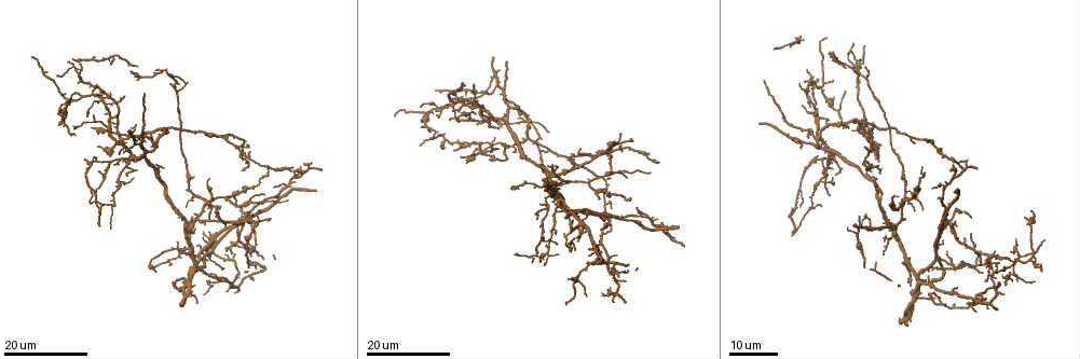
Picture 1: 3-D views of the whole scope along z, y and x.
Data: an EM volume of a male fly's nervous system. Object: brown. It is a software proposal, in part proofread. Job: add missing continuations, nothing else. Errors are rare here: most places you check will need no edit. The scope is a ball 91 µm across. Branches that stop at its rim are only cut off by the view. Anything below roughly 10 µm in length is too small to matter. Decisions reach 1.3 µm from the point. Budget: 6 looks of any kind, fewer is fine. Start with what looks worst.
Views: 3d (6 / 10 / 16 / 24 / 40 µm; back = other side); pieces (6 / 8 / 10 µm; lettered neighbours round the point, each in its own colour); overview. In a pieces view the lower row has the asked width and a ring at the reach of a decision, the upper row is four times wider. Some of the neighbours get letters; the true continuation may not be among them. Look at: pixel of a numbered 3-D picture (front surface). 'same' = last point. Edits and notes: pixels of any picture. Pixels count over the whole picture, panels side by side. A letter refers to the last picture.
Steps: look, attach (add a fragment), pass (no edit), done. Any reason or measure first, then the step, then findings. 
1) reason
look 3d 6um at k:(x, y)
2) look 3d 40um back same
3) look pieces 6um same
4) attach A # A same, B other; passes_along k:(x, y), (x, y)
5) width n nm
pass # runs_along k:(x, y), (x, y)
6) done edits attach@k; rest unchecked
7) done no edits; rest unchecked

long arm stops here
look 3d 24um at 1:(129, 72)

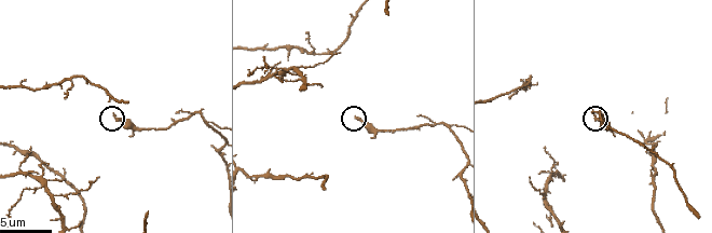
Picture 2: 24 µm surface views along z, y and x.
look pieces 8um at 2:(115, 115)

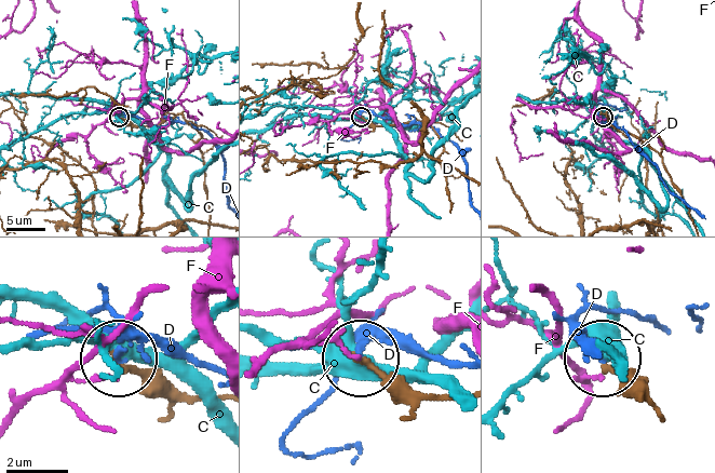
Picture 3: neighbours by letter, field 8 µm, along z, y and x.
pass # C other, D other, F other; runs_along 3:(217, 399), (156, 395), (119, 362); none of them fits

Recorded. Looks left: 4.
look 3d 16um at 1:(535, 253)

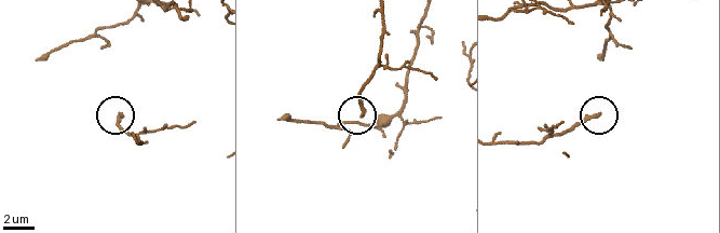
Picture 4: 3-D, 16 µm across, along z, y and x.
look pieces 8um at 4:(597, 116)

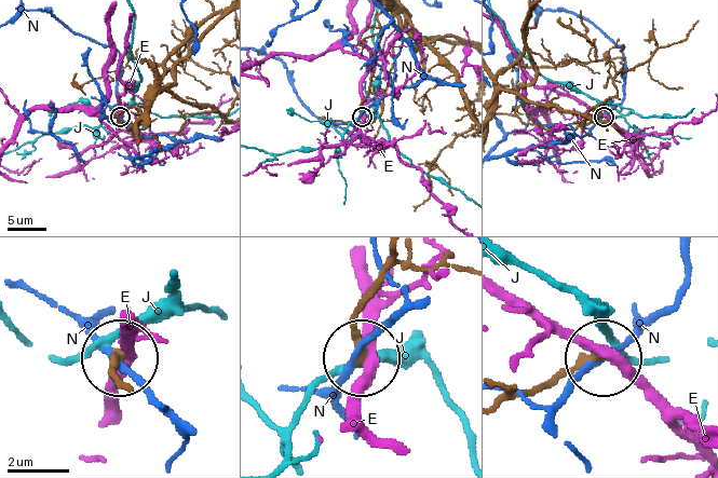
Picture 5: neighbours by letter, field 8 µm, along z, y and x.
width 240 nm
pass # E other, J other, N other; runs_along 5:(391, 259), (360, 313), (357, 357); no lettered fragment goes on from it

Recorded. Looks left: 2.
an open end
look 3d 16um at 1:(928, 279)

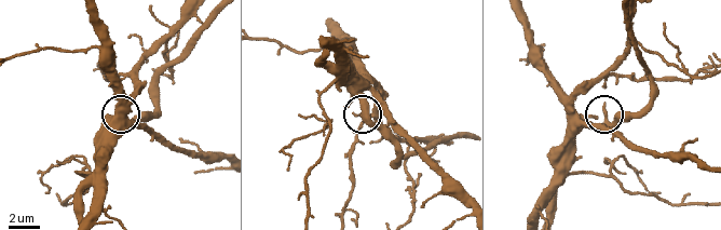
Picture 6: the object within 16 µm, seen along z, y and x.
what lies round it
look pieces 8um at 6:(605, 106)

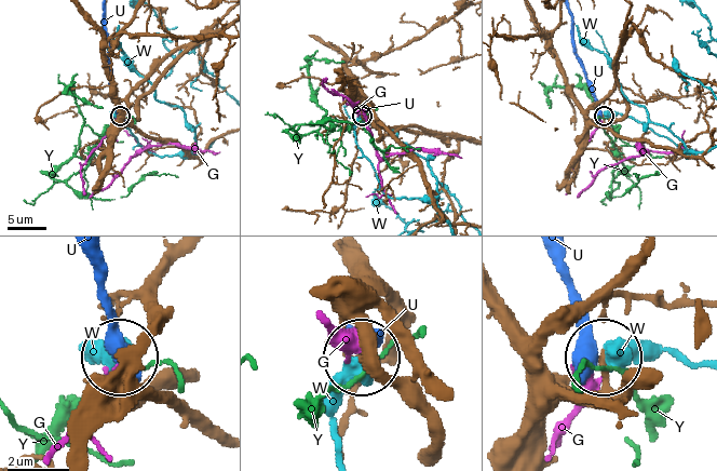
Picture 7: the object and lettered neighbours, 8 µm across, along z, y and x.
pass # G other, U other, W other, Y other; no lettered fragment goes on from it

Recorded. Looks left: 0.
done no edits; rest unchecked

